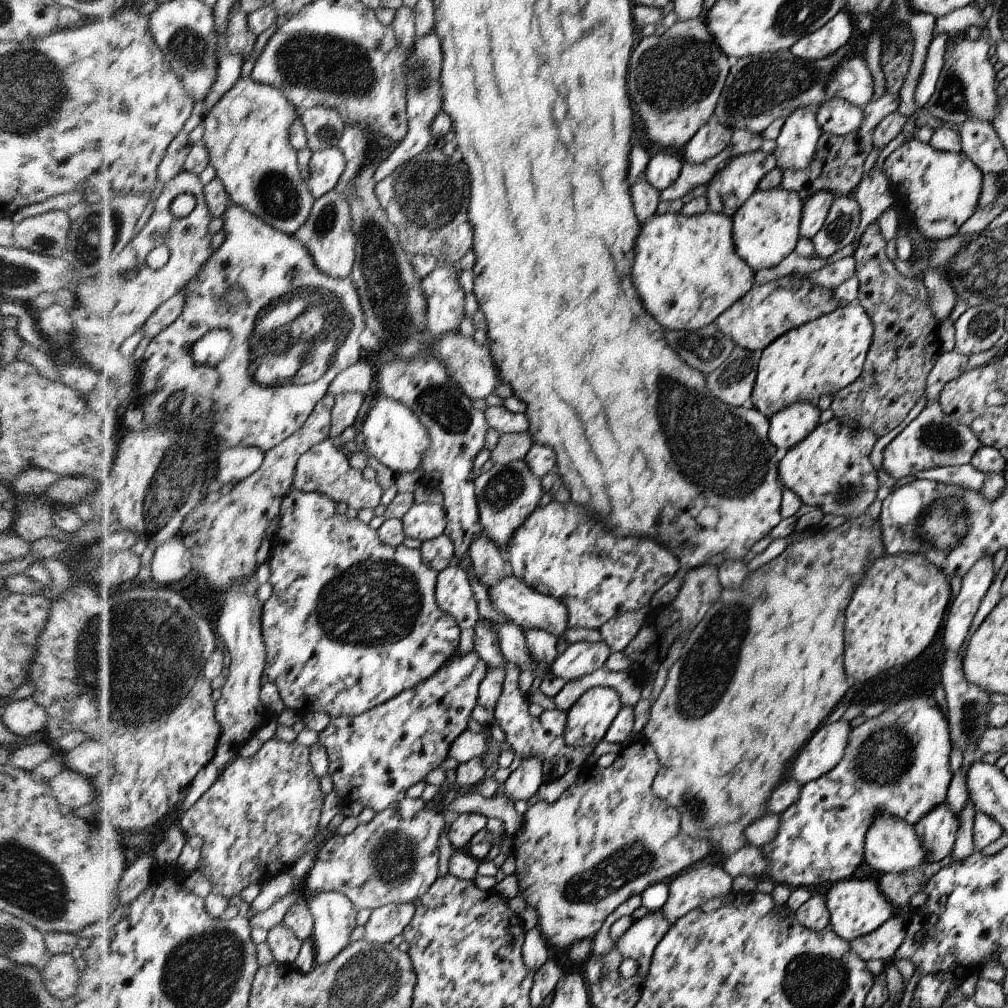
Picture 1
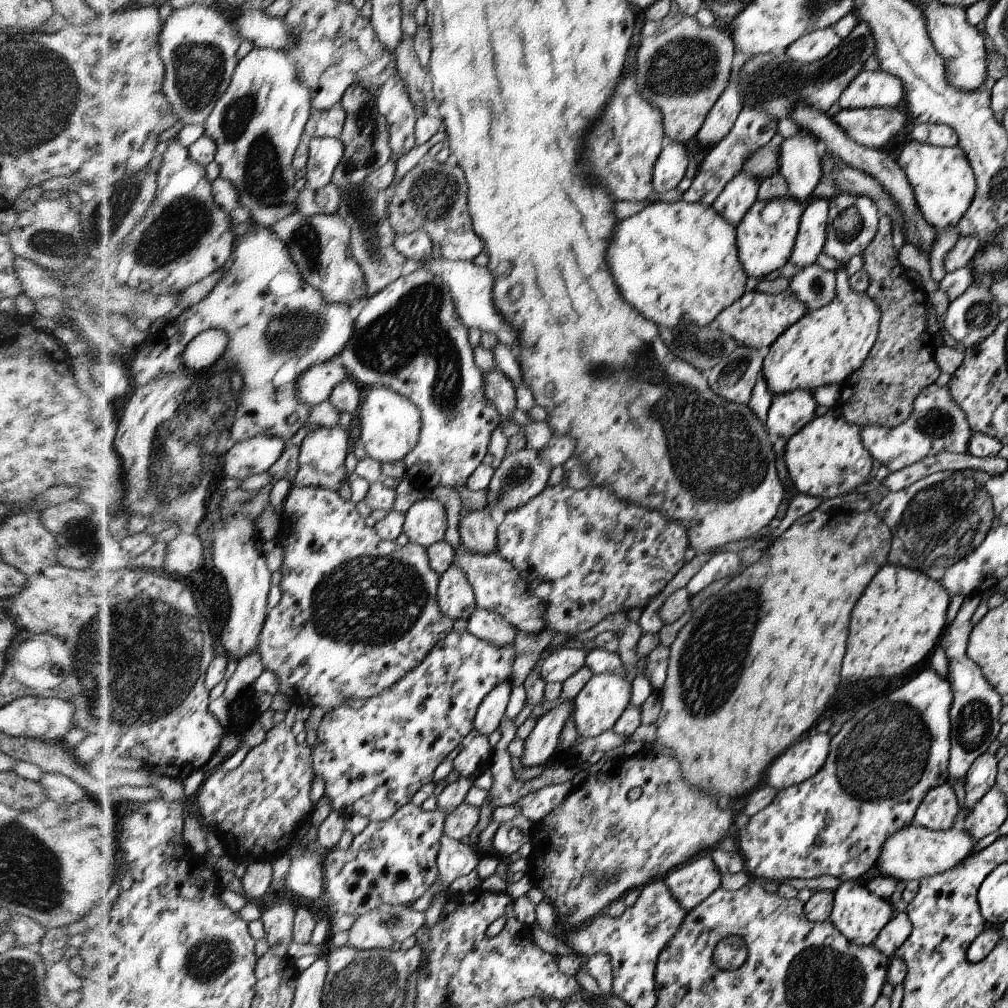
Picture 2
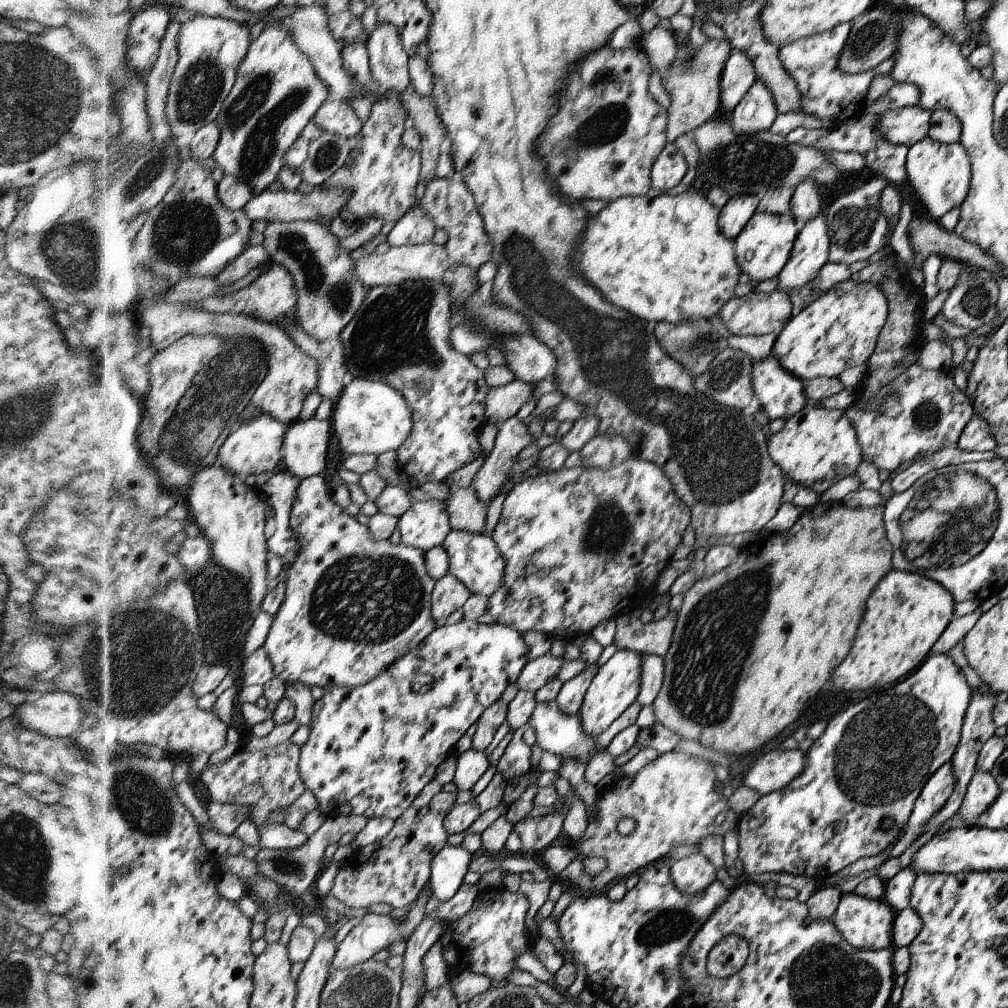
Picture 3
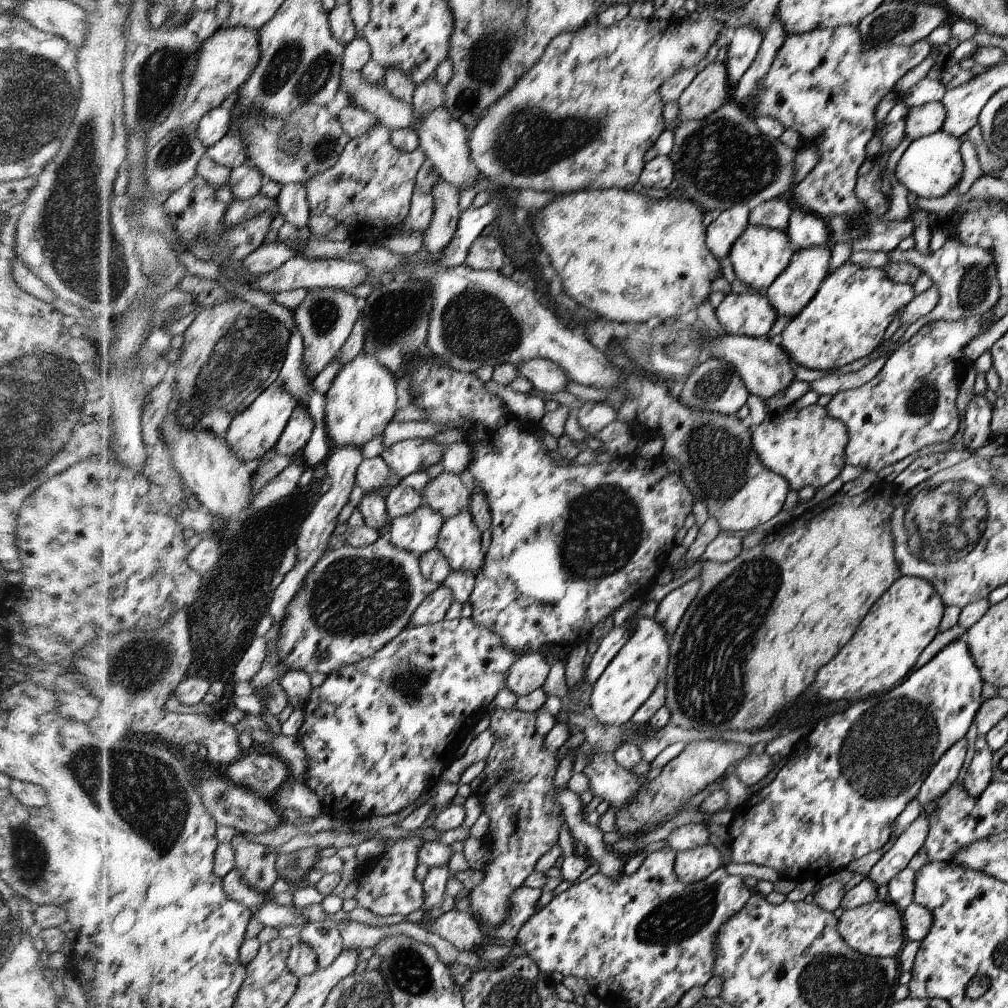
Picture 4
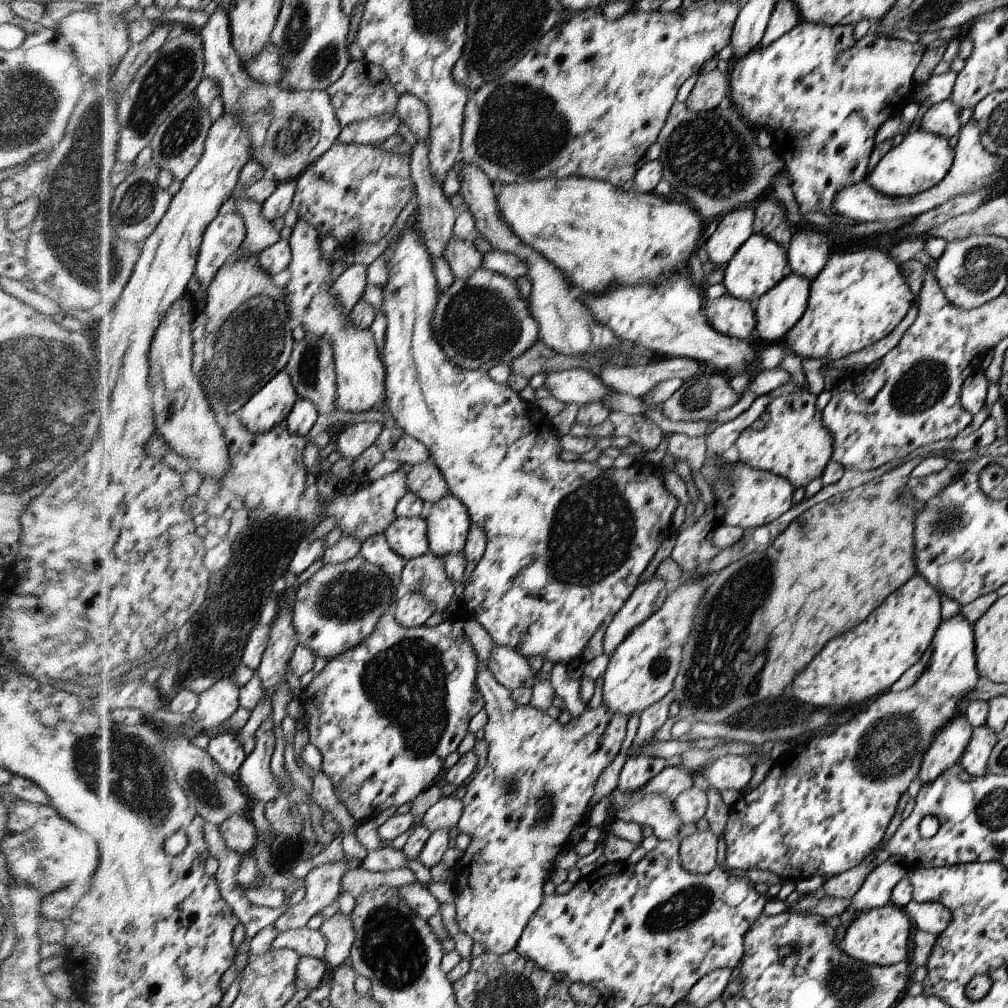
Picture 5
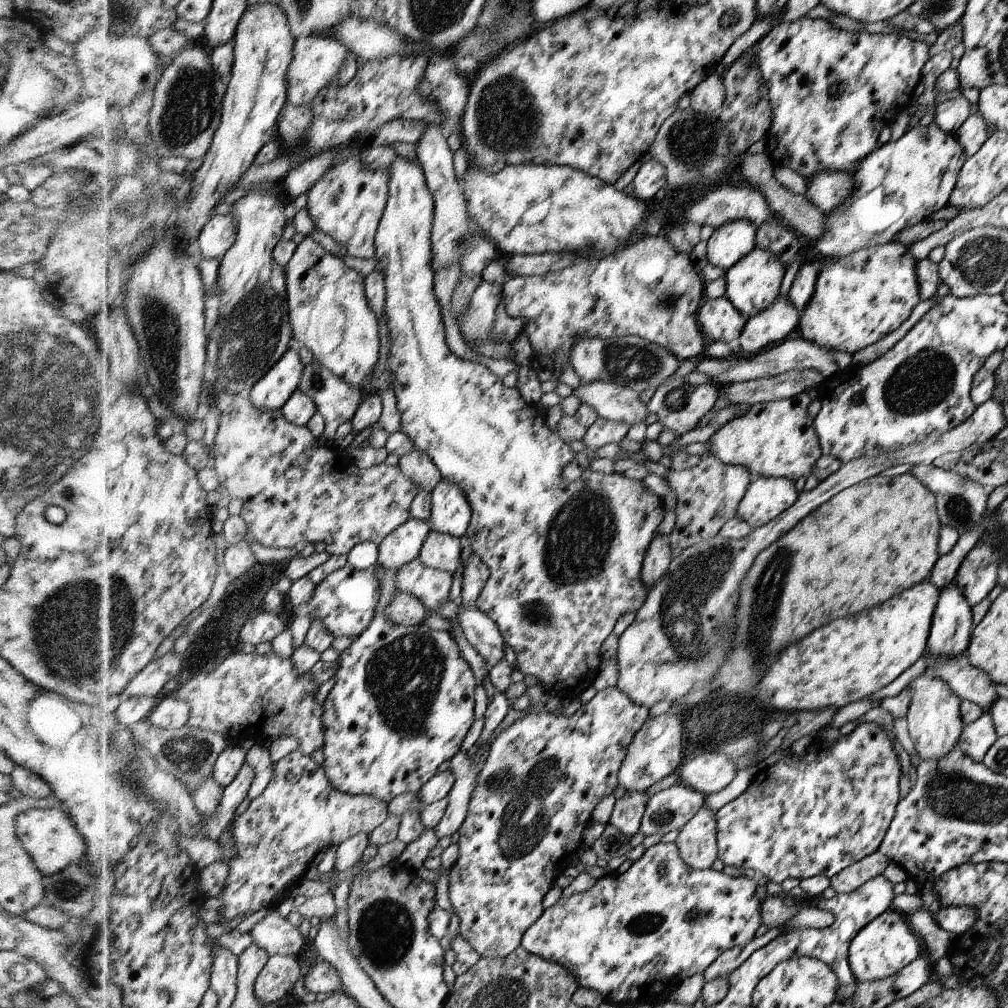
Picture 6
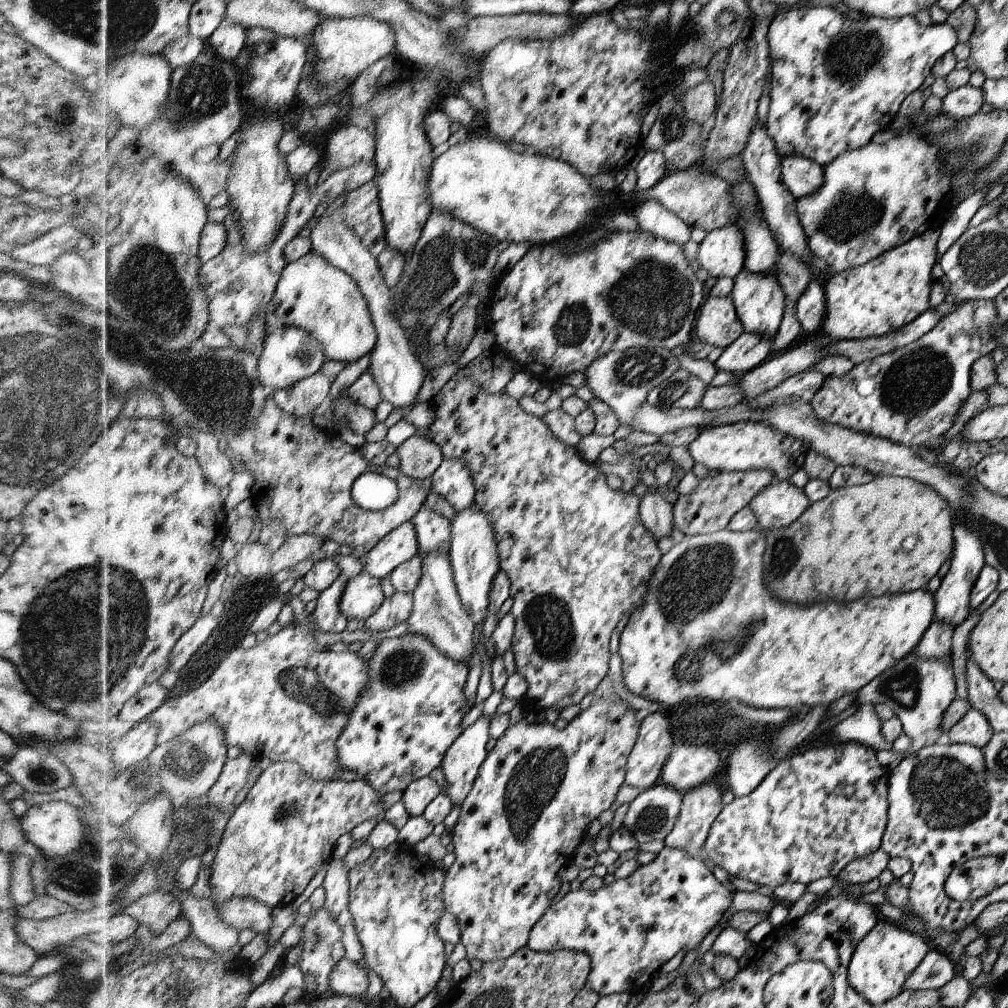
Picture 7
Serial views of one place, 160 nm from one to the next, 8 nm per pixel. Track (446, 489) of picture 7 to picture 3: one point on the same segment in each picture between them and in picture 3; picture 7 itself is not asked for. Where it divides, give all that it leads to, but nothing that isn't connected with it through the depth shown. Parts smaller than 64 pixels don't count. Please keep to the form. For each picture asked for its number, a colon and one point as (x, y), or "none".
3: (475, 559)
4: (459, 541)
5: (448, 524)
6: (451, 512)

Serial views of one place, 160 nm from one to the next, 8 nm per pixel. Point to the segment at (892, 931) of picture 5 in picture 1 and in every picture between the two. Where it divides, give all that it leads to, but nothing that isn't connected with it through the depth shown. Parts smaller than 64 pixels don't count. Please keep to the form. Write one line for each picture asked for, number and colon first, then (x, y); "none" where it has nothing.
1: (856, 907)
2: (861, 916)
3: (867, 924)
4: (875, 929)

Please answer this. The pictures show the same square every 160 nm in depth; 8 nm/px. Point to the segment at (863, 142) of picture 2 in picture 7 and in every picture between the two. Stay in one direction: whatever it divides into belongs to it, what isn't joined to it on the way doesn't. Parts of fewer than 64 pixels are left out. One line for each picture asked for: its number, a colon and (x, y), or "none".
3: (907, 126)
4: (922, 120)
5: (942, 118)
6: (949, 115)
7: (966, 101)

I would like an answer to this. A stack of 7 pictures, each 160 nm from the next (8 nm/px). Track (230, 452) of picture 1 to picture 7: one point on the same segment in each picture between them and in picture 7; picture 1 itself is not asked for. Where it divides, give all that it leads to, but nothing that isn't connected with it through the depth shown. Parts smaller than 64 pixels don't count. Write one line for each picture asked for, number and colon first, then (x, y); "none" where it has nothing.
2: (256, 456)
3: (257, 447)
4: (255, 433)
5: (274, 403)
6: (272, 393)
7: (291, 354)

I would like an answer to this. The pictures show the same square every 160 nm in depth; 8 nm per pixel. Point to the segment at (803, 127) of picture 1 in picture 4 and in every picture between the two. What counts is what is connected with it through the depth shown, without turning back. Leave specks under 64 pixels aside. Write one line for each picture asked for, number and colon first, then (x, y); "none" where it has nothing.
2: (800, 155)
3: (805, 203)
4: (805, 229)

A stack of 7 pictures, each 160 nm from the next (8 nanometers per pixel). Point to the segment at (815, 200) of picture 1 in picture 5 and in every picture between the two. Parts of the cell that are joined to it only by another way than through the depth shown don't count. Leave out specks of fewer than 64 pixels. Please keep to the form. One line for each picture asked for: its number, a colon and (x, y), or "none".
2: (809, 245)
3: (811, 249)
4: (791, 291)
5: (777, 312)

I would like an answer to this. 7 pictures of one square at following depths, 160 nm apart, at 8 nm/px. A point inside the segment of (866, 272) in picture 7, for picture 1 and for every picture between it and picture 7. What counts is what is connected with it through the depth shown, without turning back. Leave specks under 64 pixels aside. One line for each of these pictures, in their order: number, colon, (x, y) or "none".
1: (821, 357)
2: (828, 345)
3: (839, 330)
4: (846, 320)
5: (860, 296)
6: (859, 299)

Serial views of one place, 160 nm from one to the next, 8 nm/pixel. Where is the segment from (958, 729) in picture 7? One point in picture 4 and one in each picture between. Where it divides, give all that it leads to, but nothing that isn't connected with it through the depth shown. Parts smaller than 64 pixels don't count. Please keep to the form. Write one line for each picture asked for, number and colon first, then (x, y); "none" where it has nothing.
4: (980, 774)
5: (976, 758)
6: (978, 737)

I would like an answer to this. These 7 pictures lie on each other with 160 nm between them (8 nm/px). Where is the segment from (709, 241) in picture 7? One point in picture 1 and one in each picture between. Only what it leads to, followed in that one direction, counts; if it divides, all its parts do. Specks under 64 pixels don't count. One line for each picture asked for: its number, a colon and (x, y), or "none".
1: (729, 190)
2: (741, 193)
3: (739, 209)
4: (729, 225)
5: (735, 228)
6: (731, 241)

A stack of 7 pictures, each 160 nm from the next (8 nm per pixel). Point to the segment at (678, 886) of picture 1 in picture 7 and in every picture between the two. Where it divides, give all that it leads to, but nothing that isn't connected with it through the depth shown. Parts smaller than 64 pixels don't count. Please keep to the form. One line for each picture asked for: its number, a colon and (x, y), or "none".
2: (693, 883)
3: (694, 874)
4: (693, 865)
5: (698, 853)
6: (697, 841)
7: (701, 806)

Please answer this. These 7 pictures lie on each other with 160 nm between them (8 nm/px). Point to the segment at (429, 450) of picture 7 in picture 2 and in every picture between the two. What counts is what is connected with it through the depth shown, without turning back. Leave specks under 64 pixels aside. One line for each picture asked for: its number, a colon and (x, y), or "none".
2: (478, 532)
3: (467, 512)
4: (448, 494)
5: (425, 480)
6: (417, 466)

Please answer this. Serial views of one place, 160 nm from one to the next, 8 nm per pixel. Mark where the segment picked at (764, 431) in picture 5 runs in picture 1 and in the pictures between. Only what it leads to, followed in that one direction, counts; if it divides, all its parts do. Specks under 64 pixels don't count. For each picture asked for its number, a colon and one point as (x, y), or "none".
1: (831, 468)
2: (827, 458)
3: (818, 446)
4: (807, 446)

